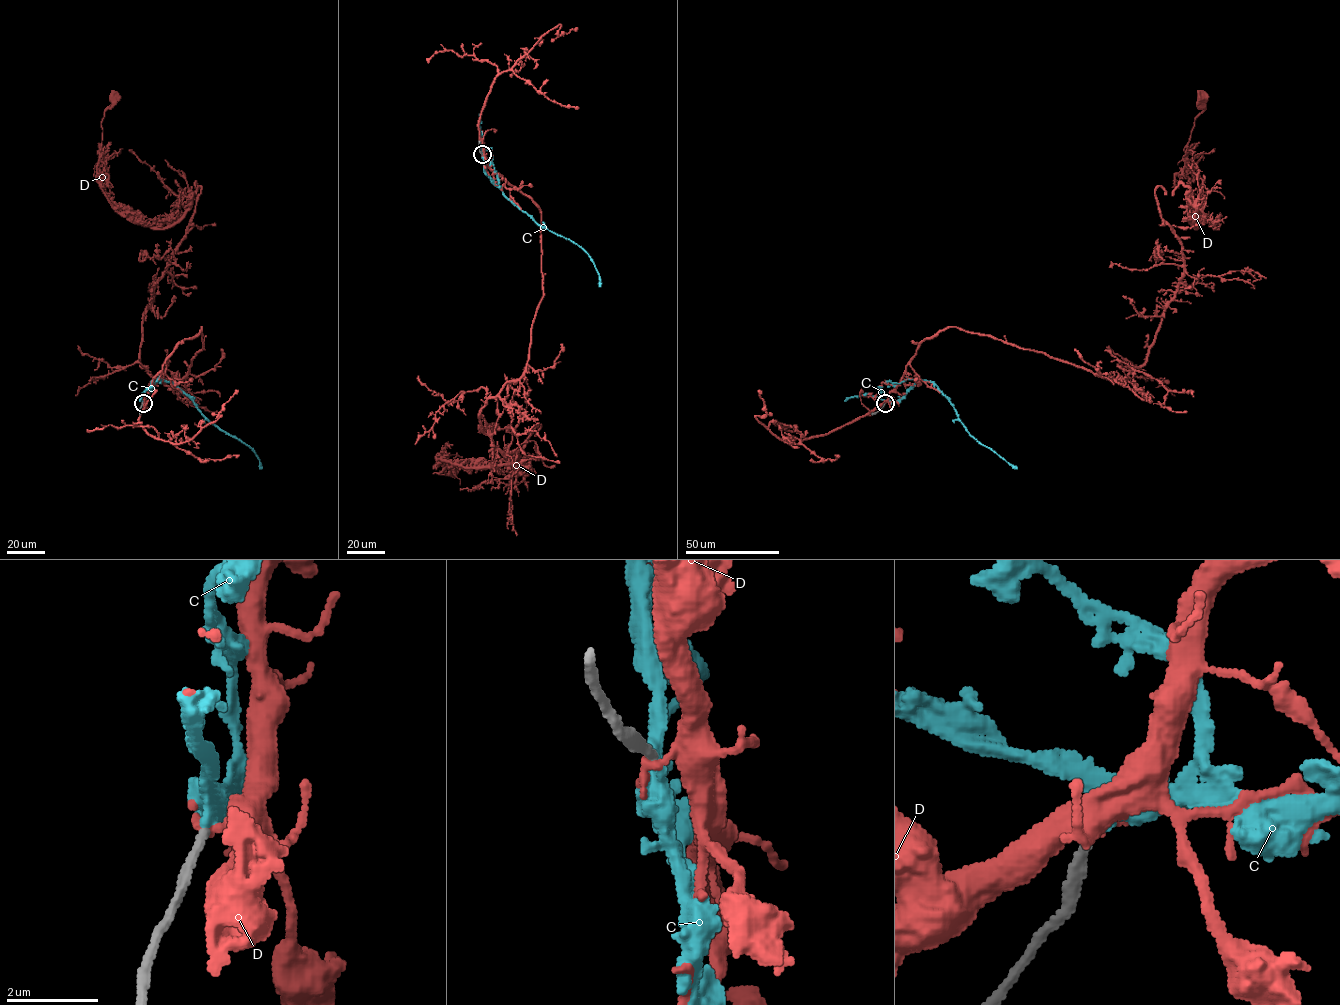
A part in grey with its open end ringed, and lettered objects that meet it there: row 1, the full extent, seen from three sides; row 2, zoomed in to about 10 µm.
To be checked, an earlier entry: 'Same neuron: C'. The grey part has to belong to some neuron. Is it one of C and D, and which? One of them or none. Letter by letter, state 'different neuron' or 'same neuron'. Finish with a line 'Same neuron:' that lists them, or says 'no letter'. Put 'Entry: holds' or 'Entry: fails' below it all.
C: same neuron
D: different neuron
Same neuron: C
Entry: holds

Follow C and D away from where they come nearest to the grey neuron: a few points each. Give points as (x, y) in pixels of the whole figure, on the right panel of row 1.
C: (885, 402), (896, 401), (919, 380), (932, 382), (949, 400), (969, 433), (1017, 468)
D: (885, 403), (953, 326), (1141, 366), (1183, 272), (1155, 189), (1186, 185), (1198, 225), (1201, 97)

